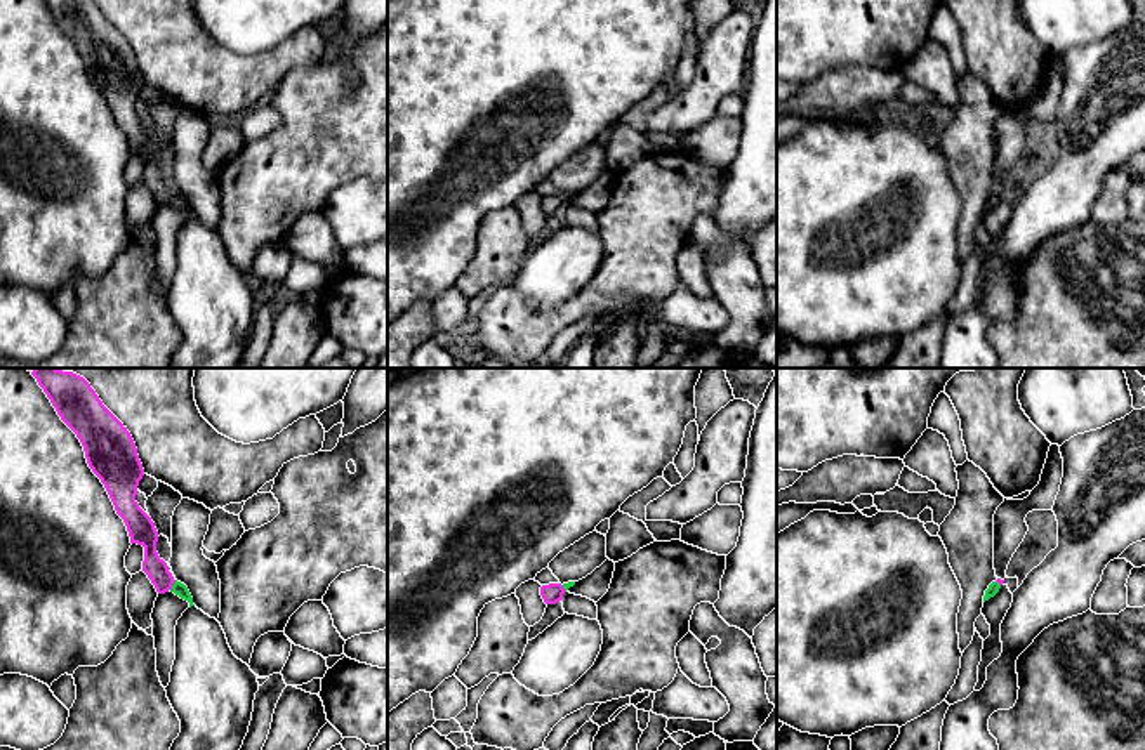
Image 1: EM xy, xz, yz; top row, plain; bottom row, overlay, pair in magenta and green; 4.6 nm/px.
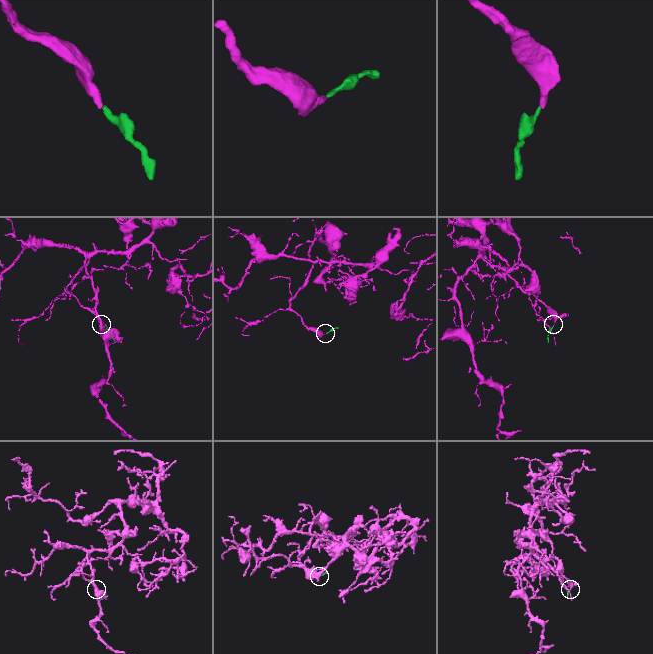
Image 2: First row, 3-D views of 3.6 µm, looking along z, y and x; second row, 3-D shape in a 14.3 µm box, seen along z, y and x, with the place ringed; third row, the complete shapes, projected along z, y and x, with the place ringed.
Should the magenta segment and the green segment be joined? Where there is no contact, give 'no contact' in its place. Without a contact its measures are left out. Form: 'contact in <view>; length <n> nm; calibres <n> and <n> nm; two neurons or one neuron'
contact in xy; length 60 nm; calibres 110 and 70 nm; one neuron

